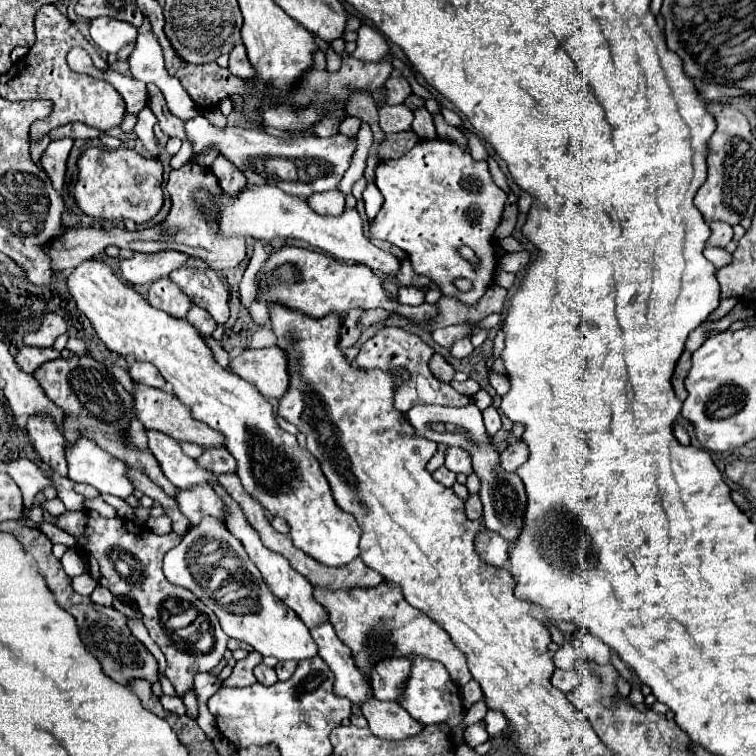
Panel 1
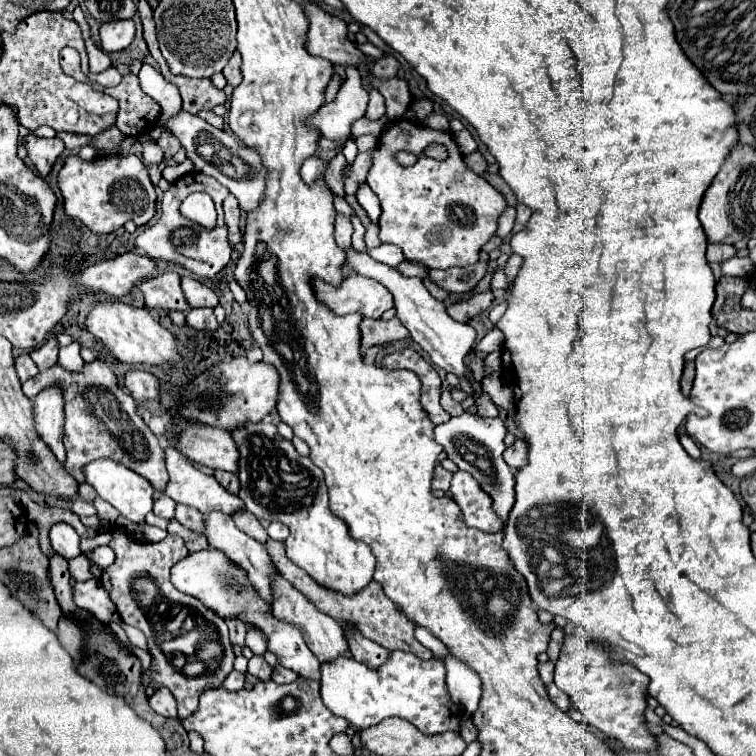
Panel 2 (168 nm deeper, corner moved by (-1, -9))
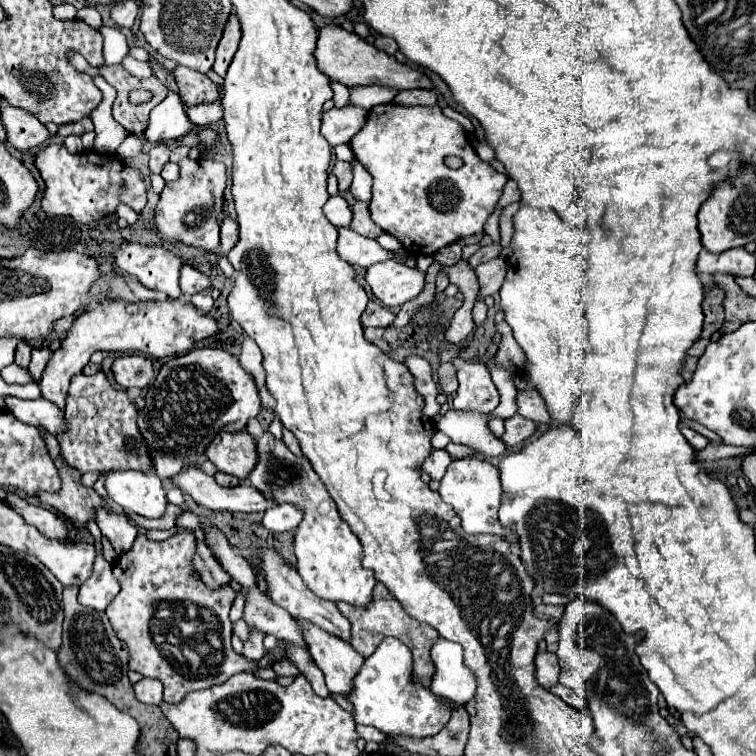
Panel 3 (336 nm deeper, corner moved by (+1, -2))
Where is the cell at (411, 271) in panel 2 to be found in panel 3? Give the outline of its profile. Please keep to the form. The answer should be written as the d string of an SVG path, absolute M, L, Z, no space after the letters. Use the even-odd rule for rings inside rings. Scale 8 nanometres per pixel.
M339 227L337 253L341 259L351 263L353 267L369 267L377 261L393 259L393 253L383 249L375 239L367 239L359 233L353 233L349 227Z

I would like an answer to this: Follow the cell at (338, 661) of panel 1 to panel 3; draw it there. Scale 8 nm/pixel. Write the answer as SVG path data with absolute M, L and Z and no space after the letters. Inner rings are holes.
M387 637L377 651L365 659L345 699L353 705L355 723L373 725L385 735L429 737L437 735L451 719L451 707L413 677L411 651L397 637Z

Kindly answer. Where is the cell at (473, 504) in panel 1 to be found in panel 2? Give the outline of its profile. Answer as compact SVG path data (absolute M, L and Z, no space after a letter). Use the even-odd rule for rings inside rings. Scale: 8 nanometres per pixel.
M455 472L451 482L451 498L461 508L461 520L481 532L501 532L503 520L493 510L493 500L481 490L477 480L469 472Z

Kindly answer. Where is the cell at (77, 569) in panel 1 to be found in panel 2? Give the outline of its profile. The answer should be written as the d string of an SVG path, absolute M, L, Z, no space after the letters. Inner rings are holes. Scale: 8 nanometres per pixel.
M65 522L53 524L49 528L49 538L51 538L53 550L57 554L61 554L63 558L71 560L71 558L81 554L81 550L79 550L79 534L73 530L73 526L69 526Z

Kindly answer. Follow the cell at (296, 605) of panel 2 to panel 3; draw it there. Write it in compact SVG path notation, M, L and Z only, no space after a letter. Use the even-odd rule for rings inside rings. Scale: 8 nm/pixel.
M297 619L297 623L301 623L305 645L313 661L323 671L329 691L341 695L349 693L349 689L353 687L353 677L357 675L357 669L365 659L349 643L337 639L335 635L329 635L327 631L321 631L321 627L305 619Z

